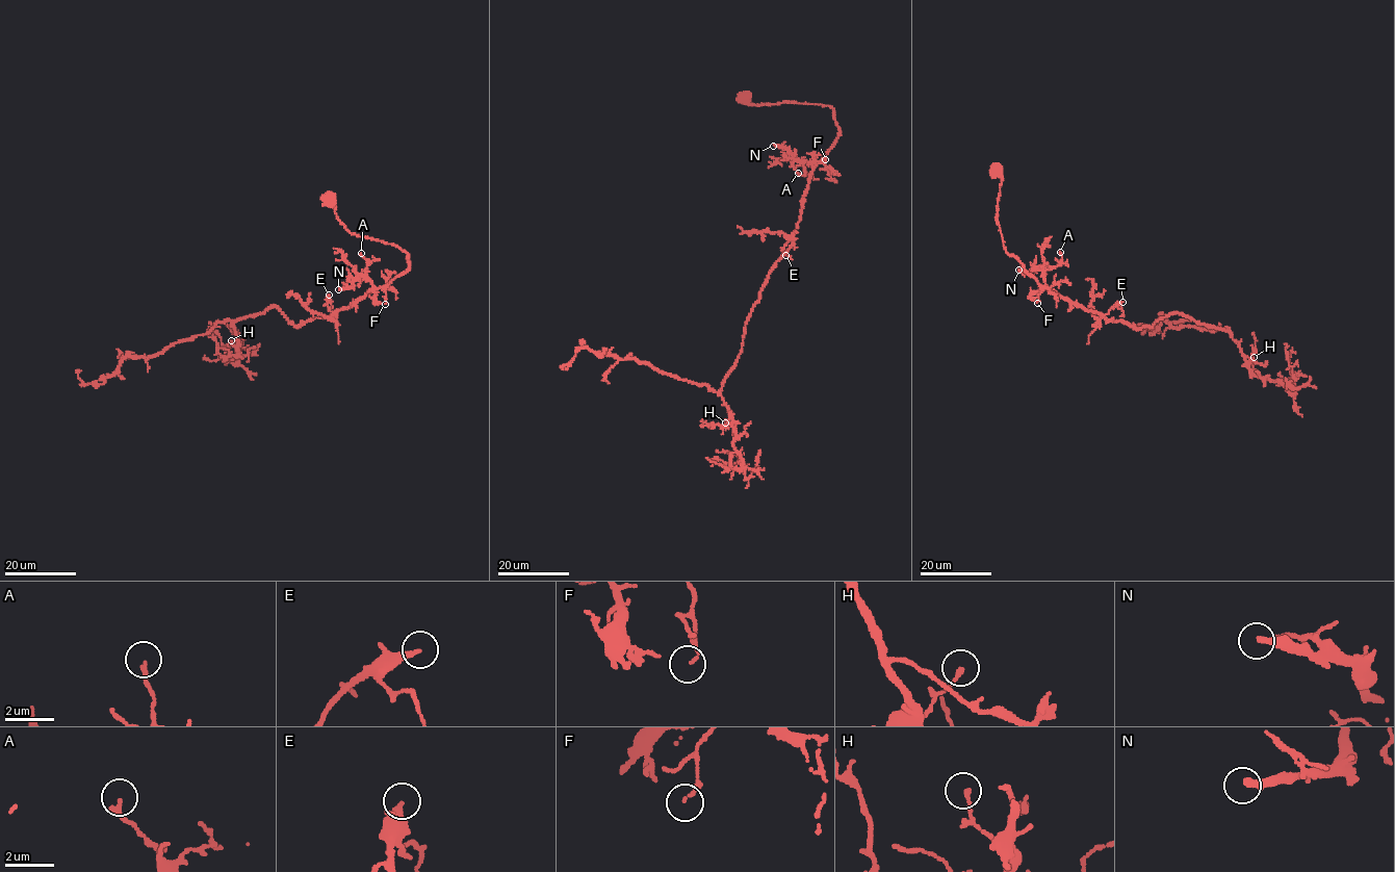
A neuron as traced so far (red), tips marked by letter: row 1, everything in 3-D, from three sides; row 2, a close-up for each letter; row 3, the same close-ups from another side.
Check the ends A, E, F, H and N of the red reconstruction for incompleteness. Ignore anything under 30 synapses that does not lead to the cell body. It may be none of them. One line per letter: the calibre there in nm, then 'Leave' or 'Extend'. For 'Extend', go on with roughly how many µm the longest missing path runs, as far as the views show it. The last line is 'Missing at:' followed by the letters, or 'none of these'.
A: Thickness 190 nm. Leave
E: Thickness 280 nm. Leave
F: Thickness 100 nm. Leave
H: Thickness 150 nm. Leave
N: Thickness 300 nm. Leave
Missing at: none of these

